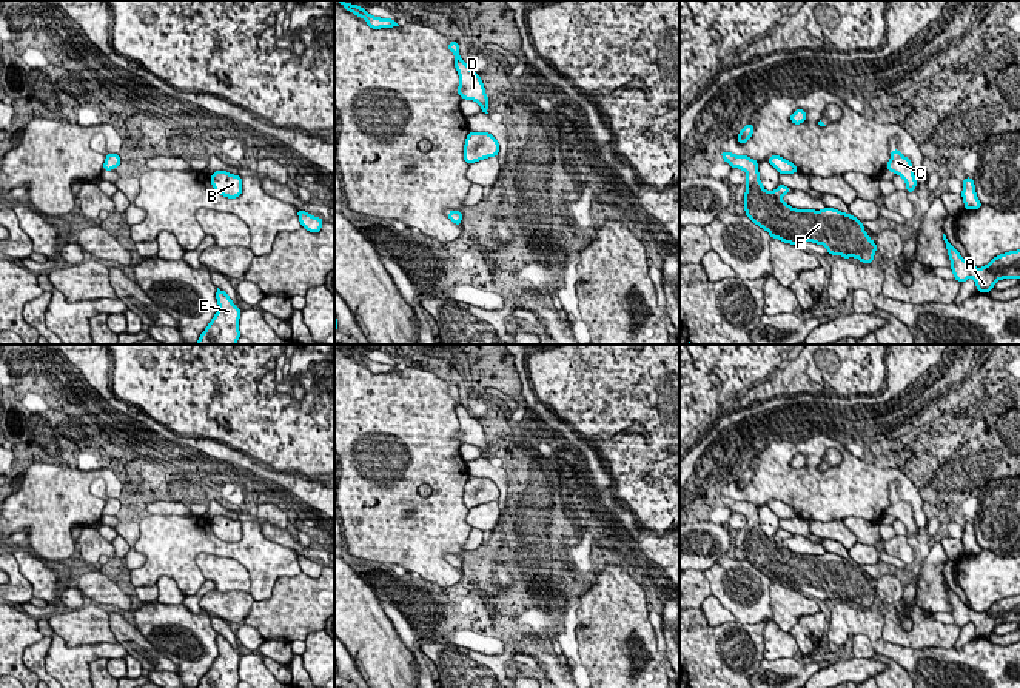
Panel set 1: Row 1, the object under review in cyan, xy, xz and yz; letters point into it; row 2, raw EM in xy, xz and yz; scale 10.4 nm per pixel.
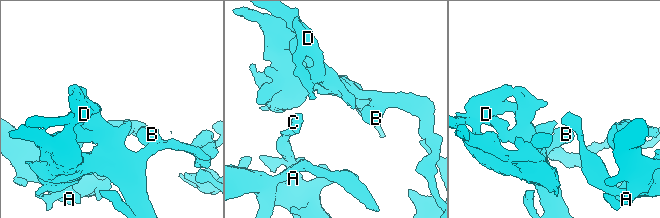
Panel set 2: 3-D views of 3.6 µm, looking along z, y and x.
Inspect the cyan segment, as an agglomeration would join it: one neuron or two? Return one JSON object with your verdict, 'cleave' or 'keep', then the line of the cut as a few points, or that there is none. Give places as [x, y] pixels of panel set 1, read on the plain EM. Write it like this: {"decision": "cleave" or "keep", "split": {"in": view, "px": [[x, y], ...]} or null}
{"decision": "keep", "split": null}

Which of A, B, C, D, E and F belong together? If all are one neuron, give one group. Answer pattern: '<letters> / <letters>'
A B C D E F

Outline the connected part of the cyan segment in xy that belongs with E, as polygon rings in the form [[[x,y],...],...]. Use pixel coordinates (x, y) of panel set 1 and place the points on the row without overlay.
[[[217,633],[216,643],[219,656],[200,679],[197,688],[237,688],[240,654],[231,646],[225,636]]]

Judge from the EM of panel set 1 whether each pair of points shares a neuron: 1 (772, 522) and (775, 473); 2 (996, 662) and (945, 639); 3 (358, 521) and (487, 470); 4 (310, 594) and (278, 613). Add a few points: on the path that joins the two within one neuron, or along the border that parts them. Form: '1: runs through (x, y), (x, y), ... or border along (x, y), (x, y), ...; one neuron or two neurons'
1: border along (766, 504), (758, 507); two neurons
2: border along (952, 647), (917, 650); two neurons
3: border along (466, 464), (469, 476); two neurons
4: runs through (302, 602), (291, 613), (285, 613); one neuron

